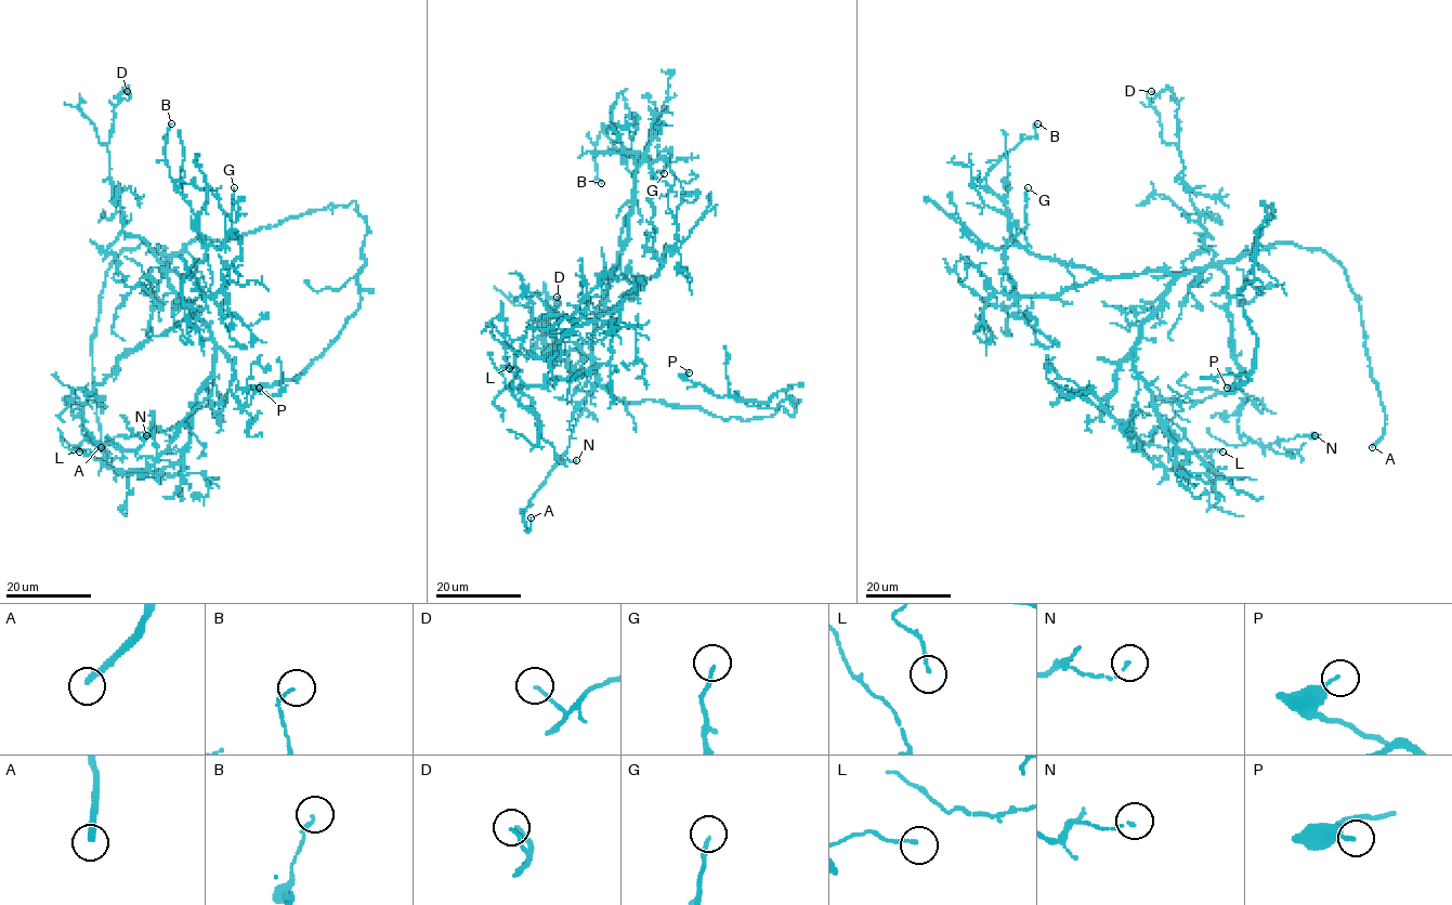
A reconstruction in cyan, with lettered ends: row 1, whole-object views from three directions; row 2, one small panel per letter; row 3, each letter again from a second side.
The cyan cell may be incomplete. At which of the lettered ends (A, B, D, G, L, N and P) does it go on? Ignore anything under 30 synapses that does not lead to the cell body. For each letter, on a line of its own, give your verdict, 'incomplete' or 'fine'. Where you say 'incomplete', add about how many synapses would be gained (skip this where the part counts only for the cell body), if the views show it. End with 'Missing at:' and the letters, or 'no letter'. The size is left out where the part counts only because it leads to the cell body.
A: incomplete
B: fine
D: fine
G: fine
L: fine
N: fine
P: fine
Missing at: A

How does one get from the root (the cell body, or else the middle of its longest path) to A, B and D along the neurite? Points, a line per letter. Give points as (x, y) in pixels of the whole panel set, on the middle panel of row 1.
A: (615, 398), (598, 387), (587, 396), (566, 453), (522, 510), (527, 529), (532, 527), (531, 517)
B: (615, 398), (599, 382), (592, 333), (635, 201), (638, 166), (603, 131), (594, 152), (601, 183)
D: (615, 398), (590, 358), (574, 350), (554, 353), (541, 336), (537, 323), (549, 323), (557, 297)

